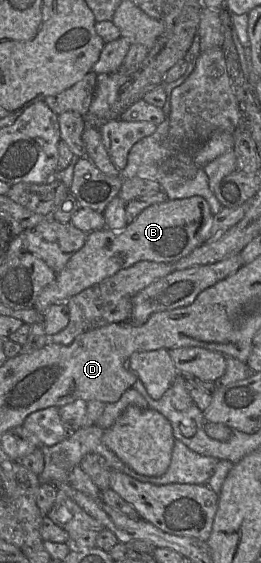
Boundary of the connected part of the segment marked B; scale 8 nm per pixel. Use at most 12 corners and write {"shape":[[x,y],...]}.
{"shape":[[203,197],[168,199],[121,231],[89,232],[41,291],[51,305],[139,261],[178,261],[209,240]]}

